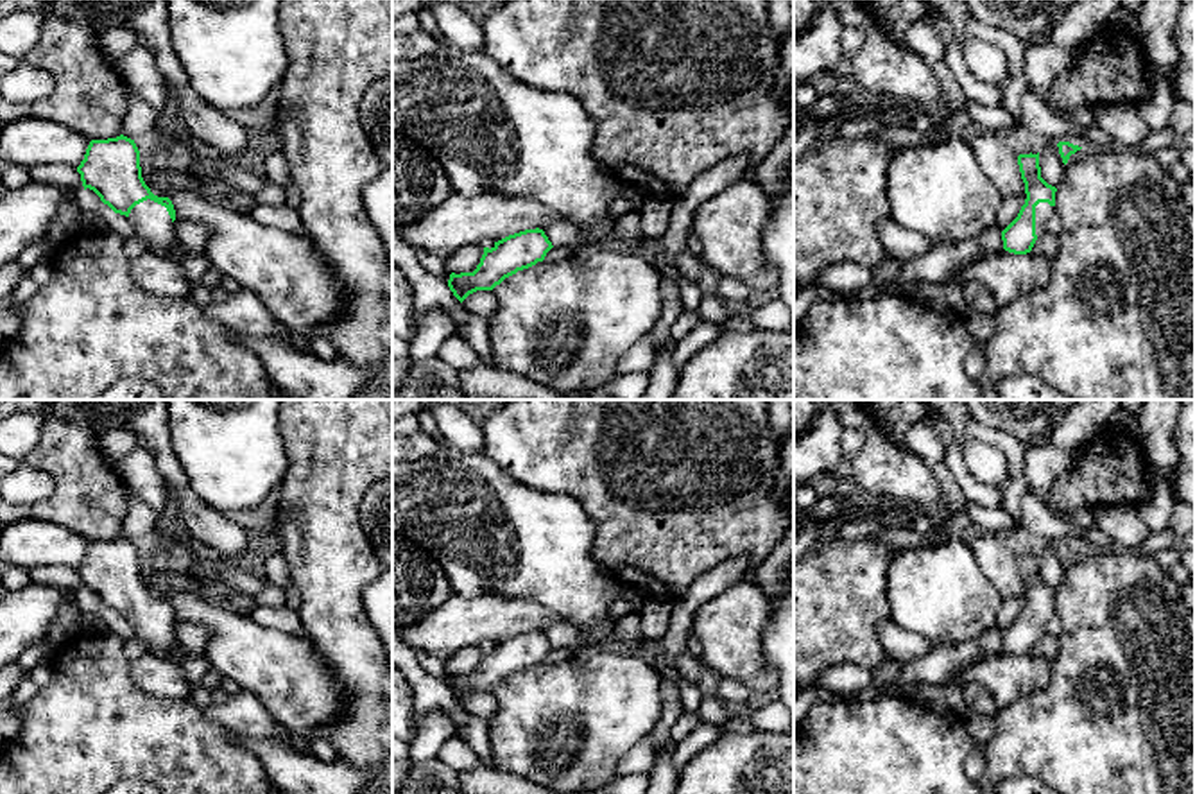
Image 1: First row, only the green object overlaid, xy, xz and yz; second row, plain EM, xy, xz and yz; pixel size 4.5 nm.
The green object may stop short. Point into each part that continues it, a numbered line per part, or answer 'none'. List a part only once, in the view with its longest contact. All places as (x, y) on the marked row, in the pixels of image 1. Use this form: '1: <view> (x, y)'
1: xy (151, 221)

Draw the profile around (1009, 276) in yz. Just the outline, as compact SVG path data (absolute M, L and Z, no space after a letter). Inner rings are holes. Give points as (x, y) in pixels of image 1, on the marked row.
M1005 249L985 251L980 258L959 267L953 278L966 285L984 283L994 296L998 308L1005 308L1014 299L1045 287L1050 281L1050 258L1014 255Z

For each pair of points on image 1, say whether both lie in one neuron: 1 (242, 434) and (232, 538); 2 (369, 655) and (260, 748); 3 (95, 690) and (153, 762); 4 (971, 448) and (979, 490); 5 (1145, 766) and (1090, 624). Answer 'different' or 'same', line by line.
1: different
2: different
3: same
4: different
5: same

